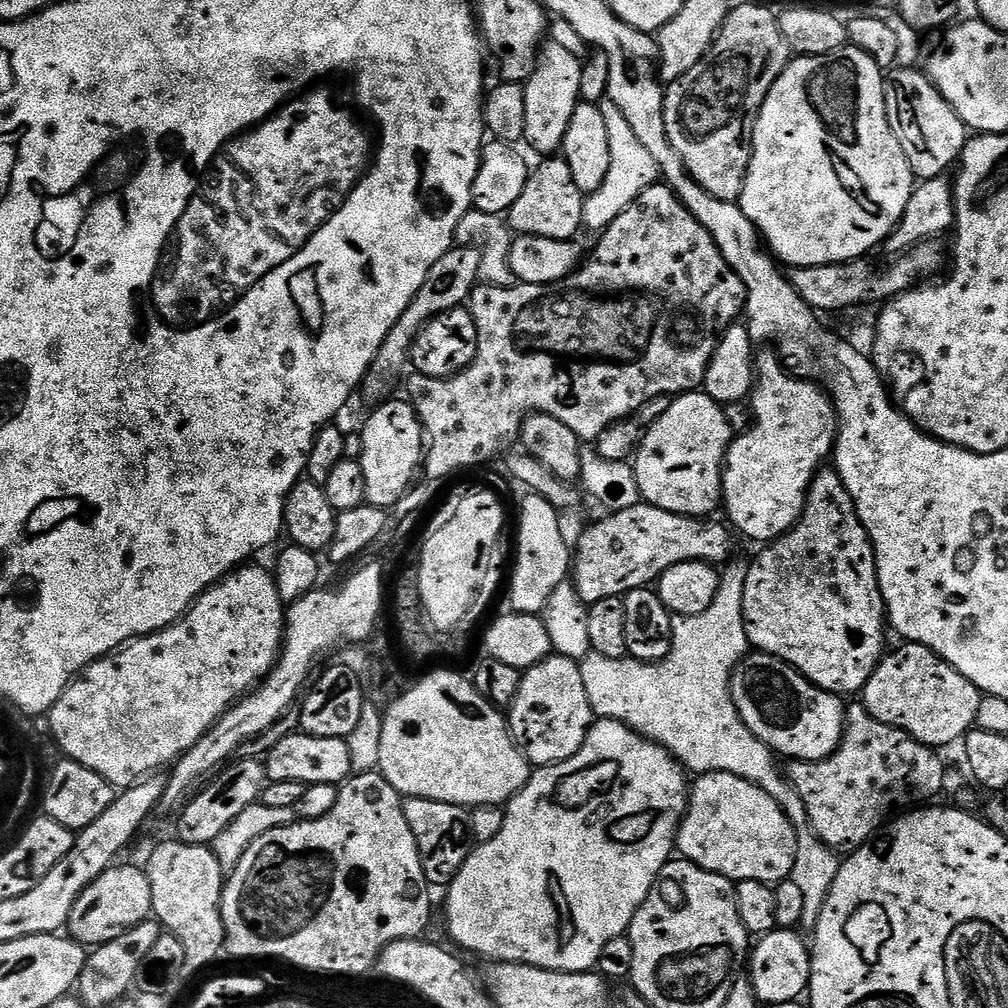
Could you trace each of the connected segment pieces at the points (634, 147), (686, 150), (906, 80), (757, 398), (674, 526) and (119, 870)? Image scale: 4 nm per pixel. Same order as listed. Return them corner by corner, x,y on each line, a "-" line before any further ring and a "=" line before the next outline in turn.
607,98
601,100
598,106
606,121
606,135
610,137
610,170
606,170
606,182
602,182
598,190
587,193
583,227
603,230
610,227
614,218
626,211
651,184
657,183
658,169
654,157
642,147
642,142
638,142
622,110
618,110
618,106
=
740,4
737,8
735,5
698,66
694,66
694,70
687,72
681,80
667,85
664,93
664,121
670,146
674,146
688,173
714,198
739,201
752,157
752,135
762,110
762,102
766,102
766,94
793,56
775,11
772,13
760,4
=
897,67
887,73
884,82
884,101
886,102
886,114
902,150
912,167
913,177
920,180
929,180
935,176
943,176
949,170
948,167
955,165
964,152
964,146
970,139
970,129
967,124
961,122
958,114
942,98
932,81
928,79
923,71
915,72
912,68
=
775,351
761,352
764,353
754,360
755,383
750,395
752,426
733,439
728,445
728,455
724,457
722,508
728,511
727,523
737,533
740,531
748,540
771,542
785,536
800,521
812,479
821,471
823,464
820,463
833,455
838,421
832,397
821,385
821,389
816,385
819,383
795,375
788,376
789,369
=
643,502
630,506
630,510
618,510
605,517
605,520
590,525
577,538
576,544
574,540
574,551
570,556
576,592
587,606
602,602
602,598
623,598
636,588
647,588
659,581
660,575
670,570
670,566
682,562
700,560
704,564
724,566
733,559
733,533
716,518
679,516
=
117,863
106,869
93,882
74,906
66,925
66,932
77,944
99,946
114,938
122,938
134,926
152,916
152,891
148,873
143,867

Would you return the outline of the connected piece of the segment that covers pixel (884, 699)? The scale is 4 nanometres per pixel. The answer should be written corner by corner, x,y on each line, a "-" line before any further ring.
901,643
901,648
896,648
887,653
880,665
874,670
874,674
866,682
862,693
862,703
878,722
886,726
894,726
906,734
910,734
918,742
922,742
933,750
941,750
947,744
963,741
969,731
974,728
978,718
978,708
982,694
958,670
954,670
941,658
935,656
926,646
921,644

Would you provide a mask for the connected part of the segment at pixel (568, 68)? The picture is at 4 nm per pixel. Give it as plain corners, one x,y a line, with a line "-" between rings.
548,42
540,49
536,69
524,84
526,94
526,130
524,140
540,154
556,154
564,147
566,130
574,110
581,103
580,83
582,82
581,57
570,54
563,46

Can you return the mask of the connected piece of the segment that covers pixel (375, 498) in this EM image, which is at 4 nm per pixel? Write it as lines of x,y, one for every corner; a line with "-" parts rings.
389,399
379,405
373,411
376,413
362,427
359,462
362,474
366,474
366,501
385,510
395,509
397,502
412,487
426,455
424,428
416,417
416,411
407,399
396,399

